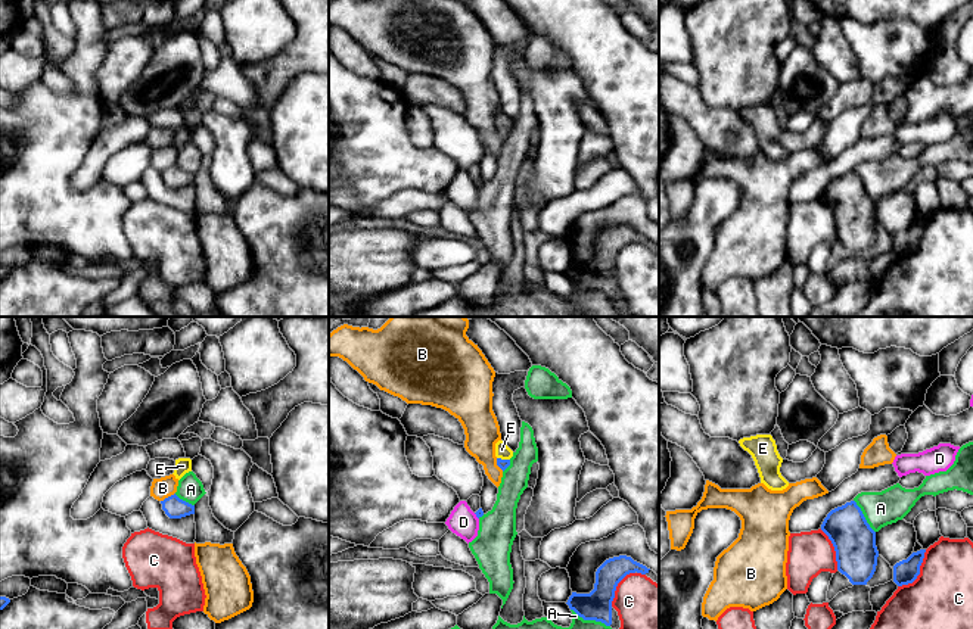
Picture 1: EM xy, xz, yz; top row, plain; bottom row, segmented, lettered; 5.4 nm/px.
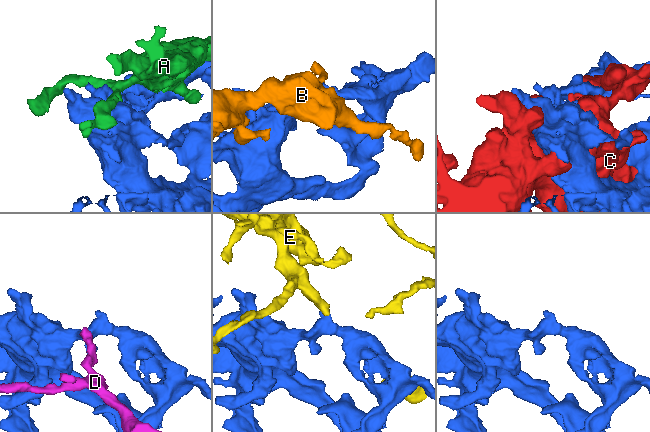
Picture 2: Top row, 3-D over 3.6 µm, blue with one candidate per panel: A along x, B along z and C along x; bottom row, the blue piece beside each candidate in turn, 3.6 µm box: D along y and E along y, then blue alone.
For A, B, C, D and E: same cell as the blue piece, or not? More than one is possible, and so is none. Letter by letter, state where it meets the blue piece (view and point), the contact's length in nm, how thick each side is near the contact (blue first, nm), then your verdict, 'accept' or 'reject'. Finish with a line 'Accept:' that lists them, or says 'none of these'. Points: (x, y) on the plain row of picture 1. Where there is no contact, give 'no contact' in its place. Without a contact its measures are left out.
A: xz (590, 289) | 240 nm | 160/280 nm | reject
B: xy (168, 167) | 90 nm | 120/120 nm | reject
C: yz (919, 243) | 260 nm | 130/440 nm | reject
D: xz (476, 186) | 50 nm | 50/160 nm | reject
E: xz (503, 130) | 70 nm | 60/80 nm | accept
Accept: E

